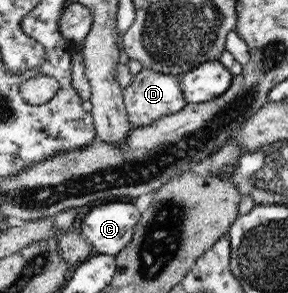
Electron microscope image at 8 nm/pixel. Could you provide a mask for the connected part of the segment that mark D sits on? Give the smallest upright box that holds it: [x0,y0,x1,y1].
[122,68,187,128]

